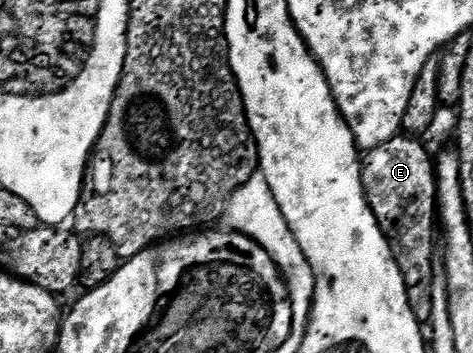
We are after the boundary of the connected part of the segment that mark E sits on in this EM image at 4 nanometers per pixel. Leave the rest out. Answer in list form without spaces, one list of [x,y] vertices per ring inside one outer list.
[[[398,136],[392,138],[391,140],[387,140],[387,144],[379,144],[379,148],[375,148],[374,150],[368,151],[364,155],[362,164],[361,164],[361,179],[363,180],[363,184],[365,185],[365,199],[369,202],[369,210],[375,216],[375,220],[379,224],[379,228],[381,231],[385,233],[385,238],[389,241],[389,247],[391,248],[391,252],[395,256],[395,264],[399,264],[399,272],[403,276],[403,280],[405,281],[405,286],[409,290],[409,303],[411,304],[411,312],[415,312],[415,320],[422,324],[427,324],[431,320],[431,292],[433,291],[433,283],[435,281],[435,275],[433,275],[433,226],[435,230],[435,223],[438,221],[439,218],[439,207],[437,204],[437,171],[435,169],[435,158],[434,155],[429,155],[429,150],[427,147],[424,146],[422,139],[417,136]]]

